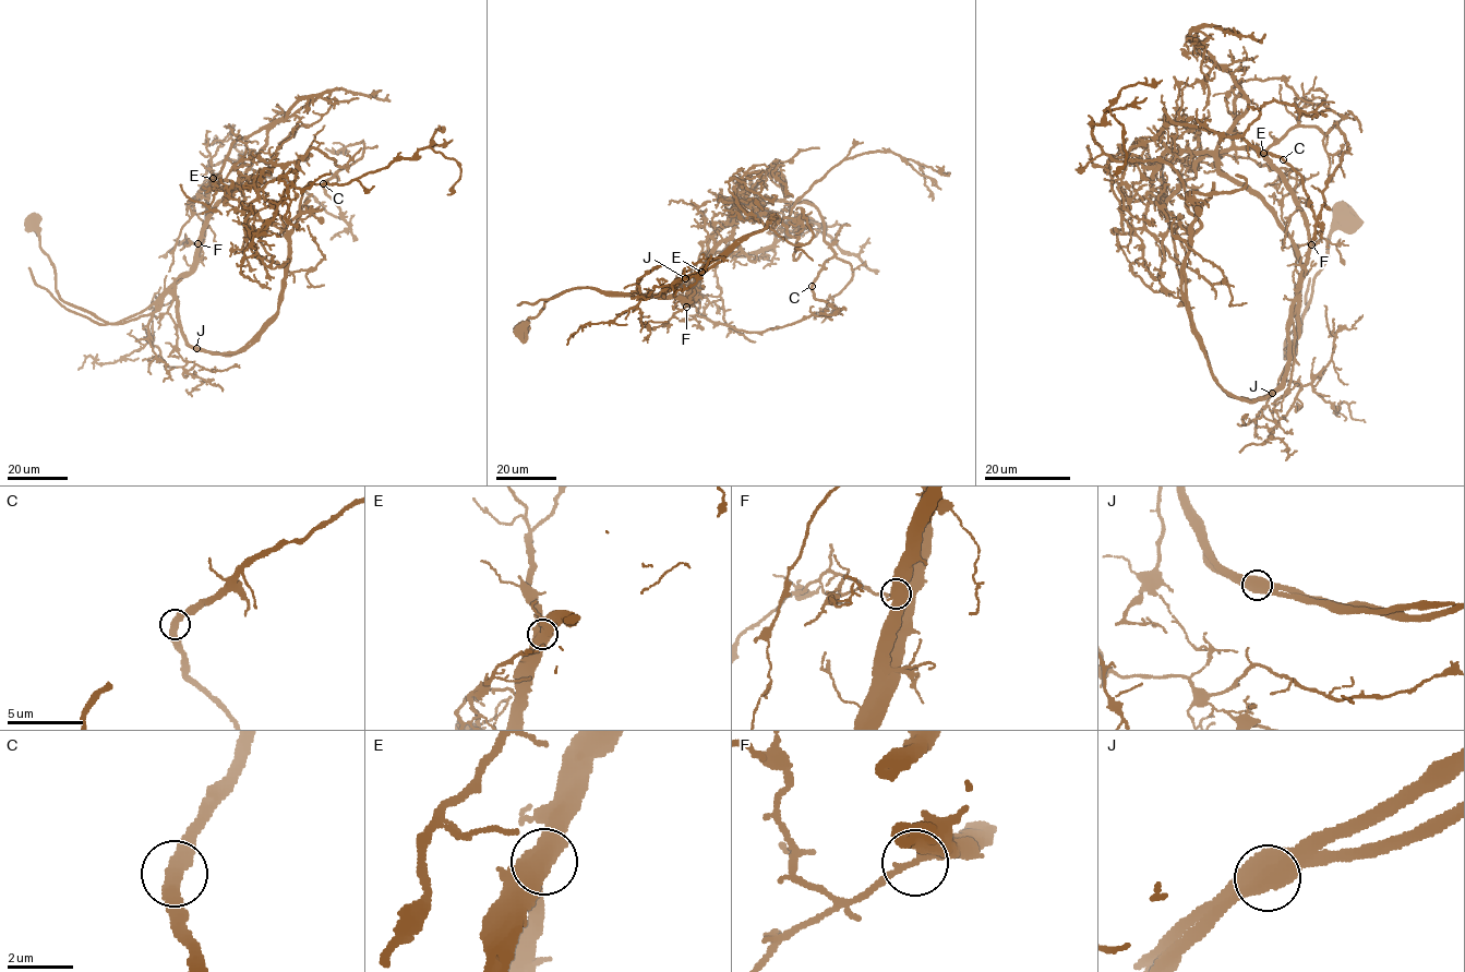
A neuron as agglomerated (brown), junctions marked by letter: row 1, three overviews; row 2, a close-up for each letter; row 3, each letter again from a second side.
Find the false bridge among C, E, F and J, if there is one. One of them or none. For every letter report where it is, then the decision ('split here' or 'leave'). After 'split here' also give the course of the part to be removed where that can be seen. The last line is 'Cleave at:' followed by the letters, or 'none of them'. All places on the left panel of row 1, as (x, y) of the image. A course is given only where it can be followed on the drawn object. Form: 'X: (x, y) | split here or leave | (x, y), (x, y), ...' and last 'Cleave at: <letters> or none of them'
C: (323, 183) | leave
E: (213, 178) | leave
F: (197, 243) | leave
J: (196, 348) | split here | (195, 348), (168, 290), (196, 260), (211, 159), (287, 180), (344, 218)
Cleave at: J

